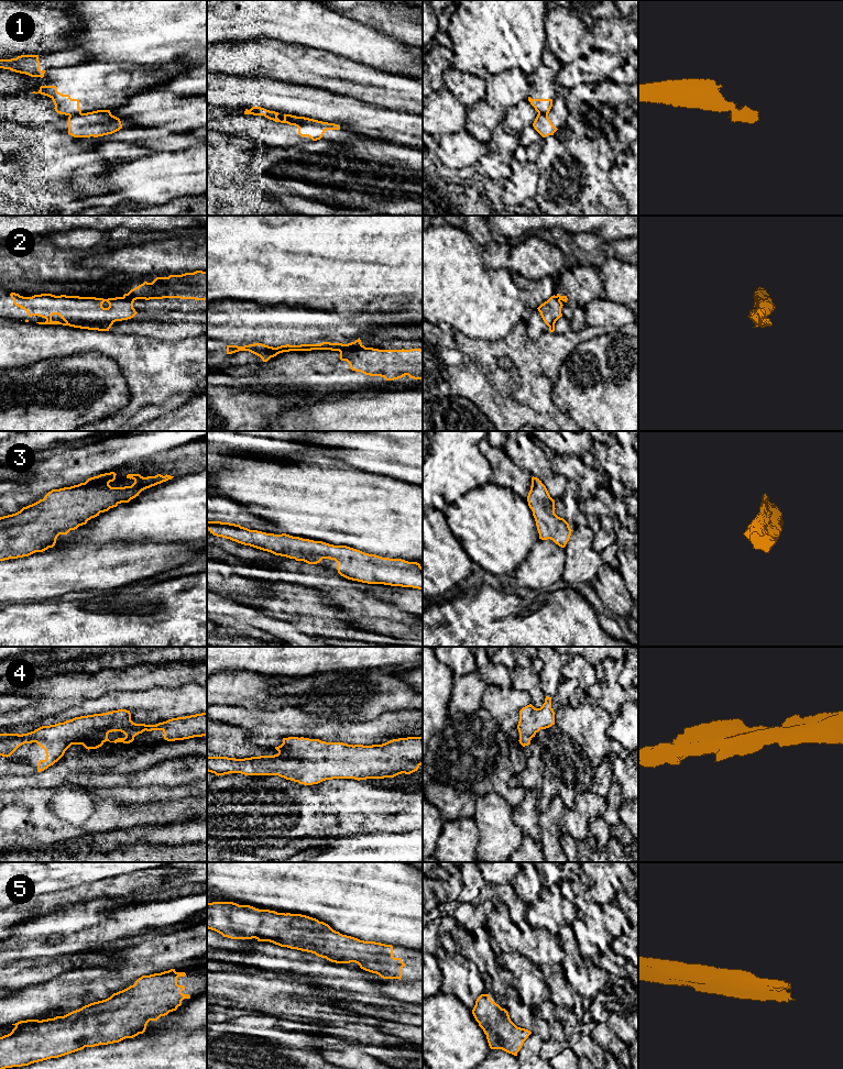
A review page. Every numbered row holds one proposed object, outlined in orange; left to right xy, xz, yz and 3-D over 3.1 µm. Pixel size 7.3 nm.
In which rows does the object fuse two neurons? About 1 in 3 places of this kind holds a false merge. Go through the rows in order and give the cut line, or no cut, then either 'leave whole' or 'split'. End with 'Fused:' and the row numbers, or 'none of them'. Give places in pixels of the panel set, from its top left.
1: xy (80, 112), (69, 116) | split
2: xz (364, 346), (339, 351) | split
3: no cut | leave whole
4: no cut | leave whole
5: no cut | leave whole
Fused: 1, 2

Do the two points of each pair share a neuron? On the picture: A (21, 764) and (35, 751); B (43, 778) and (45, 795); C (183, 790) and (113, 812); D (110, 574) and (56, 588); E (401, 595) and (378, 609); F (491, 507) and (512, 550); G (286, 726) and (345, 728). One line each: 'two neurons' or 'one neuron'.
A: one neuron
B: two neurons
C: two neurons
D: one neuron
E: two neurons
F: one neuron
G: one neuron

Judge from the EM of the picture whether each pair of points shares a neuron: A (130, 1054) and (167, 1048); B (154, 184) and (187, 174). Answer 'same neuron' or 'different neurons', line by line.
A: same neuron
B: same neuron

